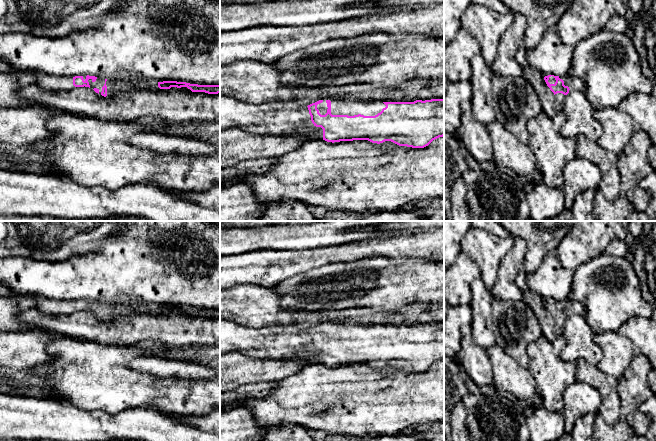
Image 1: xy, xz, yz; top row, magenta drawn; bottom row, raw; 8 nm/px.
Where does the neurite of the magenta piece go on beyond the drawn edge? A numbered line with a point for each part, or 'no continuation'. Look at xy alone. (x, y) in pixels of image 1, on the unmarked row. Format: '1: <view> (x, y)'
1: xy (100, 305)

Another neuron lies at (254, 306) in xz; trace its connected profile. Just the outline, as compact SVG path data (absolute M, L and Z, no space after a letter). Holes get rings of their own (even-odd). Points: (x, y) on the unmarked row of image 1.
M243 284L220 290L220 319L233 320L252 328L292 324L300 330L308 330L323 323L414 326L444 323L444 302L414 303L390 311L349 308L306 312L280 308L272 289Z

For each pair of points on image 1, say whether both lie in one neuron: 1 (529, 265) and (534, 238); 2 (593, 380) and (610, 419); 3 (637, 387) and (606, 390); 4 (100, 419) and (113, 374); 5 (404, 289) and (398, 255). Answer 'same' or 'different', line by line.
1: same
2: same
3: different
4: different
5: different

